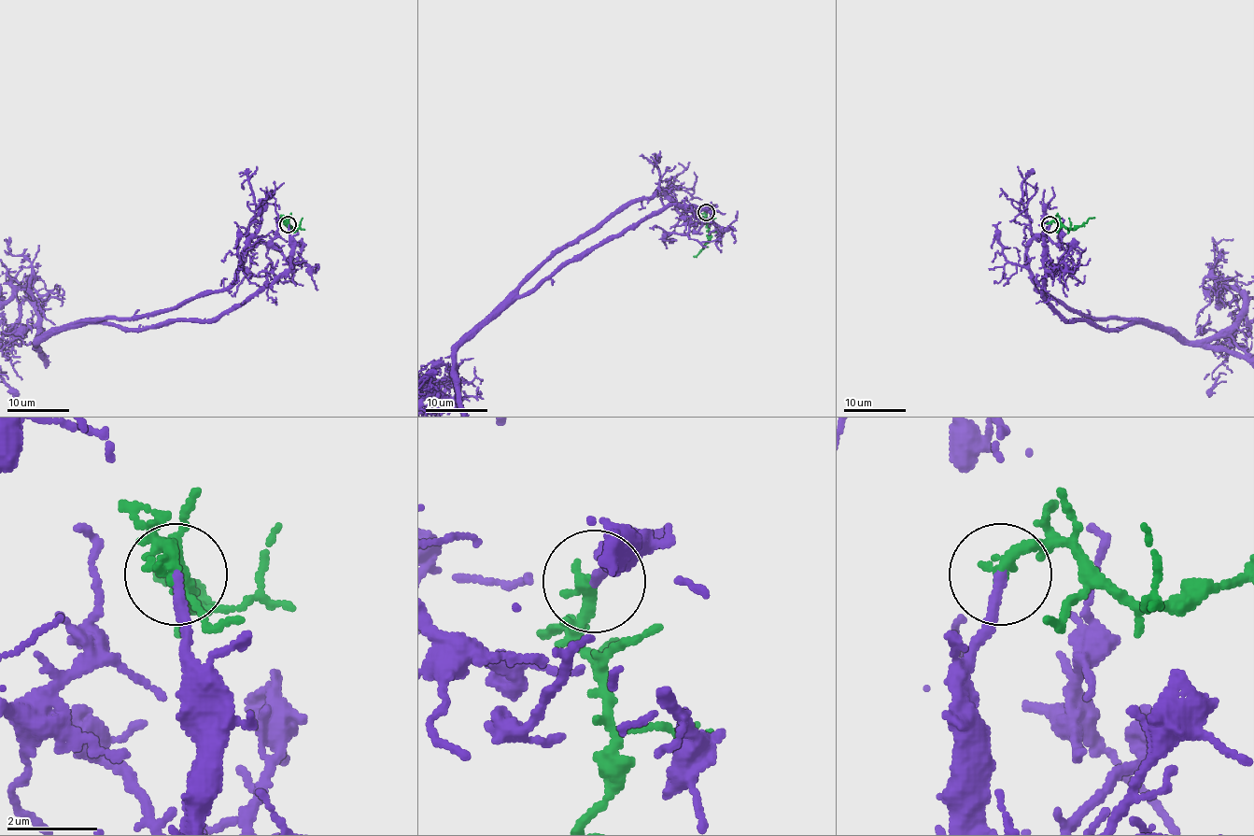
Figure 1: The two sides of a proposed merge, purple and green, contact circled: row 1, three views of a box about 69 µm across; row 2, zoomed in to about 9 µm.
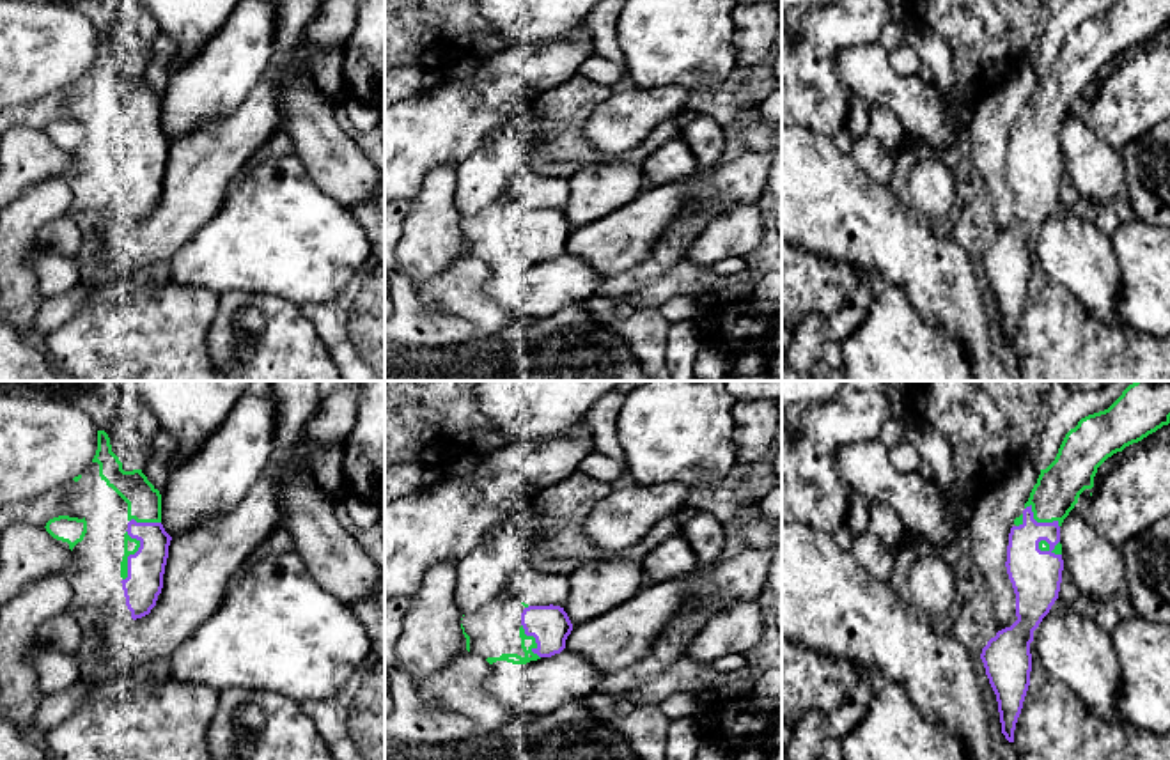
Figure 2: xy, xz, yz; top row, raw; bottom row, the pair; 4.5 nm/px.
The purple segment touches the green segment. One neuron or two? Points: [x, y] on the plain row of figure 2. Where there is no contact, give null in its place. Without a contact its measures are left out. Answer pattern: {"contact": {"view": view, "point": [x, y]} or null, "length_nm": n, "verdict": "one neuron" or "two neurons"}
{"contact": {"view": "xy", "point": [132, 158]}, "length_nm": 240, "verdict": "one neuron"}

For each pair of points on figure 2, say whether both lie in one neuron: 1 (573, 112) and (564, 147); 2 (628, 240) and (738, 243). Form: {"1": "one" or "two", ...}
{"1": "one", "2": "two"}

